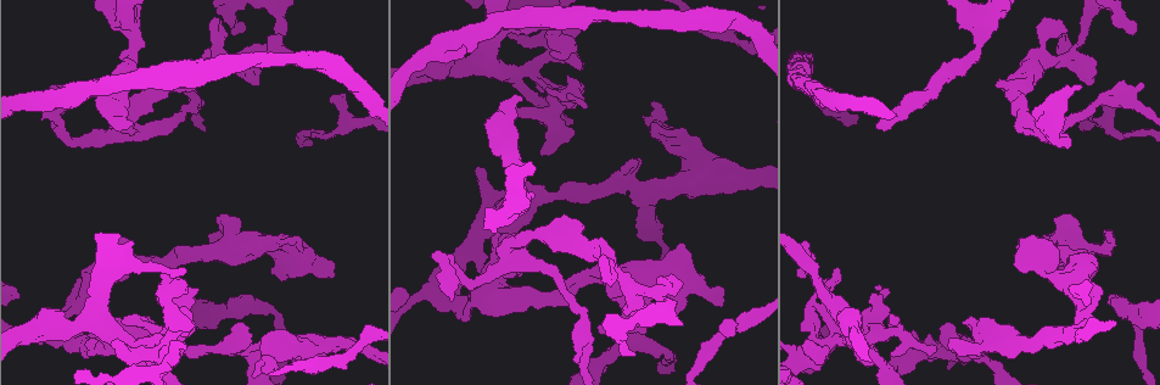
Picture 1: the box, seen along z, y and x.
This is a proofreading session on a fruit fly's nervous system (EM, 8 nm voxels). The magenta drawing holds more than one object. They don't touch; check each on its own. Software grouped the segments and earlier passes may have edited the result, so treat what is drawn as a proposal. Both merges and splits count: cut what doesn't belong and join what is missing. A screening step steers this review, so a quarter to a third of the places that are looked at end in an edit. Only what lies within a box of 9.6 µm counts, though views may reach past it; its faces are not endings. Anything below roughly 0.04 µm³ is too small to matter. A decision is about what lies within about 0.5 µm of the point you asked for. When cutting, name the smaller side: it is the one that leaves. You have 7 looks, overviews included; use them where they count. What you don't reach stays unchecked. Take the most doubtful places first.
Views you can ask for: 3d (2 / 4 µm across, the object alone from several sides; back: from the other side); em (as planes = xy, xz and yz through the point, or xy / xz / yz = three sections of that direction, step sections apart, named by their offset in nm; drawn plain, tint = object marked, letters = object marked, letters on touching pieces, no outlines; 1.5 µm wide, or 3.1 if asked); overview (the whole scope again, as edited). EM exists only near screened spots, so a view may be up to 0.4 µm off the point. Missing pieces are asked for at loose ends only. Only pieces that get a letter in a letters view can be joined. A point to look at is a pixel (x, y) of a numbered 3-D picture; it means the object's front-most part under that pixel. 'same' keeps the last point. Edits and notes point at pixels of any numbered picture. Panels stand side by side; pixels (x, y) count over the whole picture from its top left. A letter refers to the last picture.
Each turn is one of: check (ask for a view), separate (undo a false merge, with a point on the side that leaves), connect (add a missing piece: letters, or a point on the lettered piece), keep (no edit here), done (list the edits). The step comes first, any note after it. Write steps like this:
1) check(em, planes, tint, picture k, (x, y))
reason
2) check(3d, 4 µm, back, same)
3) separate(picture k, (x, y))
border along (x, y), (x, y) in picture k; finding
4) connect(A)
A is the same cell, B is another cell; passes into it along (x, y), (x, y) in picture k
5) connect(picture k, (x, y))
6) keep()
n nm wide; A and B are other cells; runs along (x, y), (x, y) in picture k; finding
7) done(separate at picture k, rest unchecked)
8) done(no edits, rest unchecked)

check(em, planes, tint, picture 1, (138, 342))
calibre changes

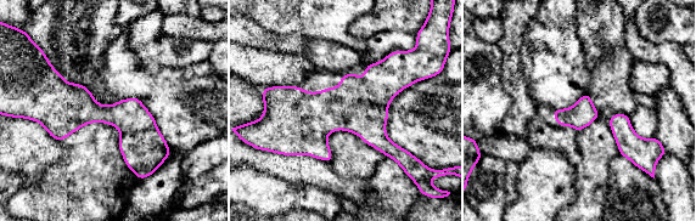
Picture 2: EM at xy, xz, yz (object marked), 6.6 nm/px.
check(em, planes, letters, same)
see the neighbours

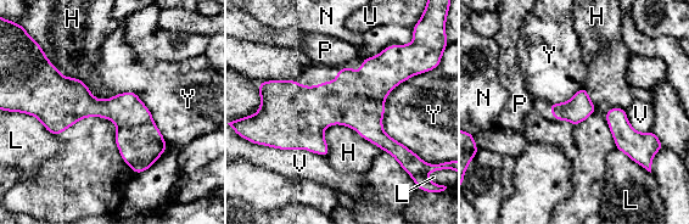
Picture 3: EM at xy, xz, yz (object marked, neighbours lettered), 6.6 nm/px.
keep()
160 nm wide; H, L, N, P, U, V and Y are other cells; border along (426, 71), (410, 151) in picture 3; all the same neuron

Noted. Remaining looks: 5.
check(em, xy, step 4, tint, picture 1, (878, 126))
branch stops here

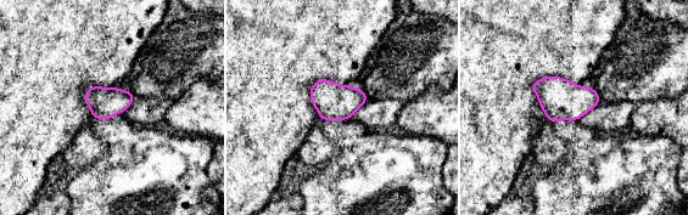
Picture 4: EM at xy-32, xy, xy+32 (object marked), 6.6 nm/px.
check(em, planes, letters, same)

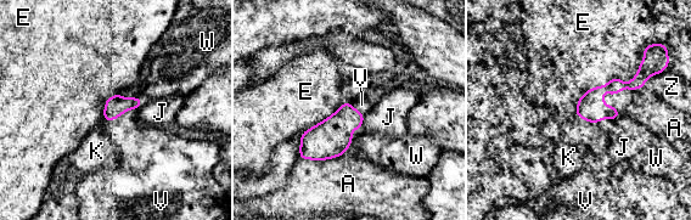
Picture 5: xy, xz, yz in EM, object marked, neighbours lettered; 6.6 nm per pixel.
connect(V)
V is the same cell, A, E, J, K, W and Z are other cells; the neuron continues

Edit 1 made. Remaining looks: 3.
check(overview)

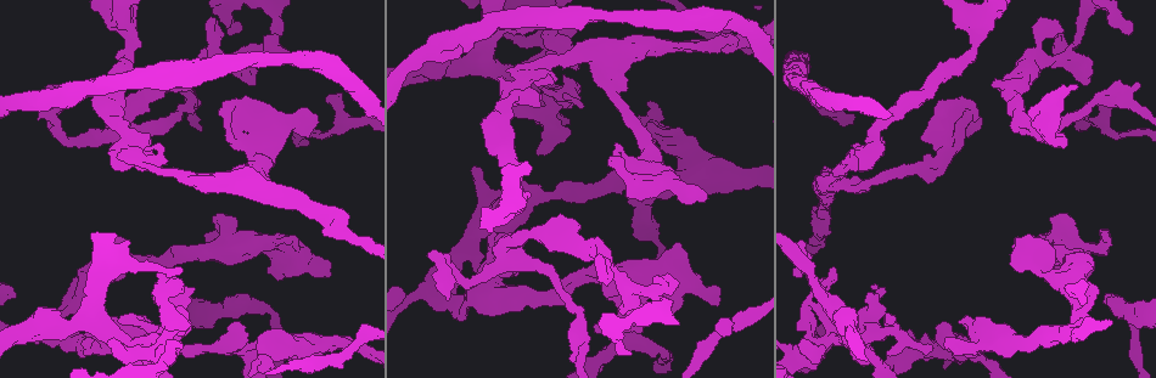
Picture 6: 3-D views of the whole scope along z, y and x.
check(em, xy, step 4, tint, picture 6, (448, 299))
free end

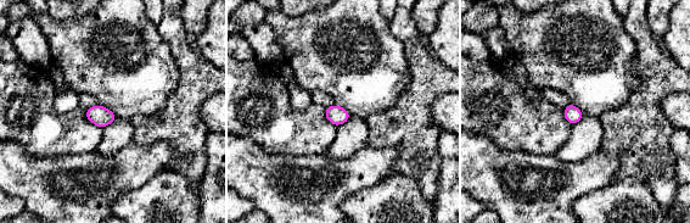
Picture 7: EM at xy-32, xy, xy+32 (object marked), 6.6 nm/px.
check(em, planes, letters, same)

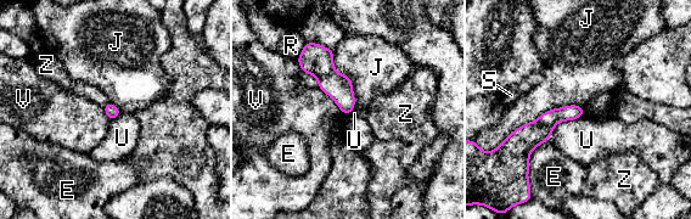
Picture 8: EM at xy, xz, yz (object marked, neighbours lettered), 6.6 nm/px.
keep()
J touches over 600 nm; E, J, R, S, U, V and Z are other cells; no lettered piece goes on from it

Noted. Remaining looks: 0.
done(connect at picture 5, rest unchecked)

